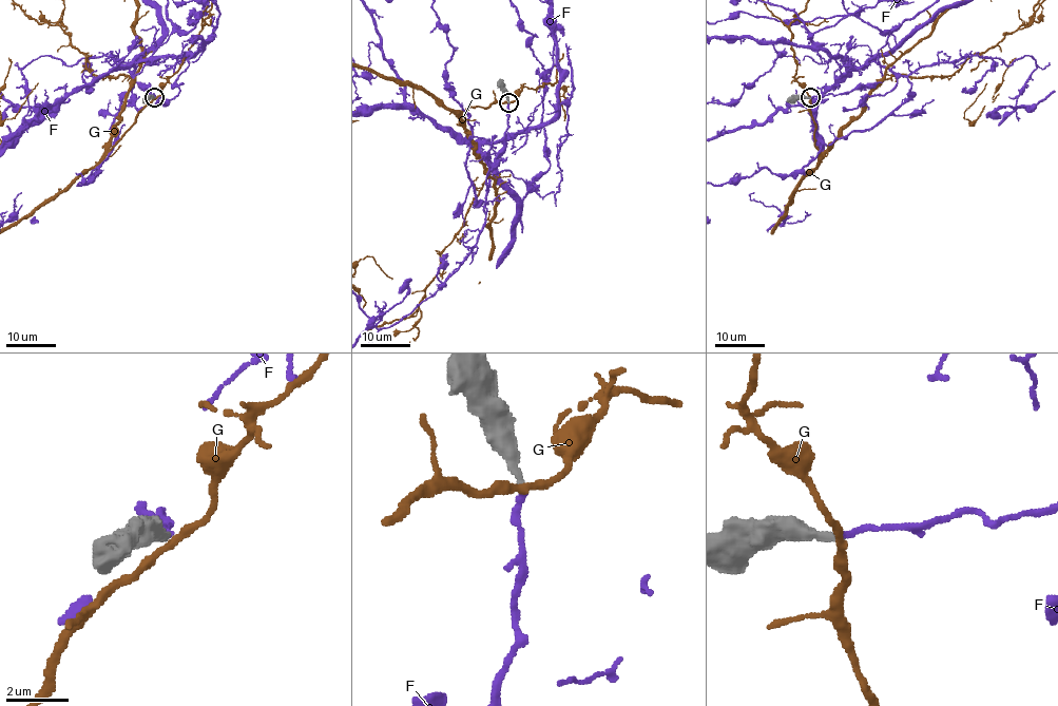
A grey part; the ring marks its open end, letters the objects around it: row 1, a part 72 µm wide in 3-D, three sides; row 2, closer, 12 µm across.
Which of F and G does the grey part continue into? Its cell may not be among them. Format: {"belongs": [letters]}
{"belongs": ["F"]}

